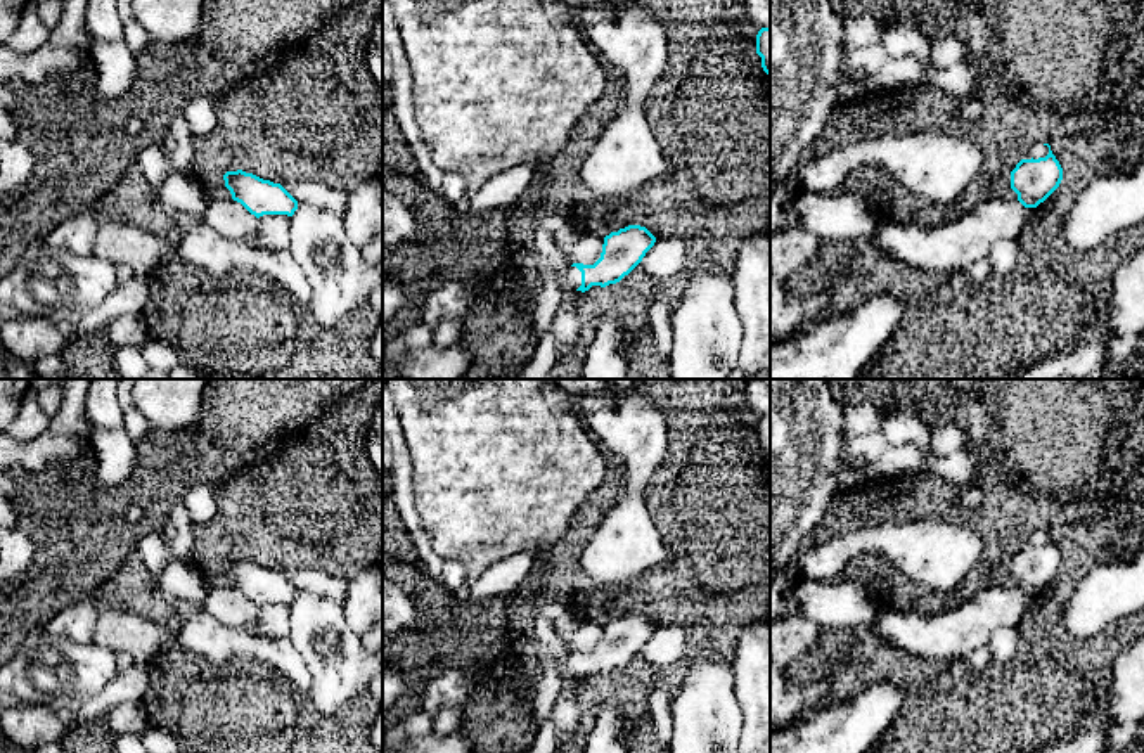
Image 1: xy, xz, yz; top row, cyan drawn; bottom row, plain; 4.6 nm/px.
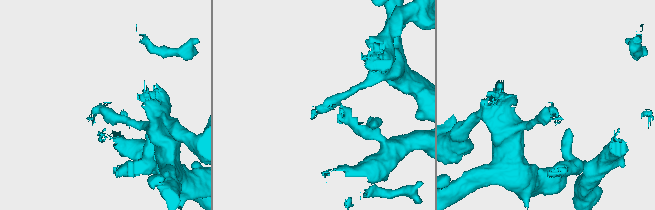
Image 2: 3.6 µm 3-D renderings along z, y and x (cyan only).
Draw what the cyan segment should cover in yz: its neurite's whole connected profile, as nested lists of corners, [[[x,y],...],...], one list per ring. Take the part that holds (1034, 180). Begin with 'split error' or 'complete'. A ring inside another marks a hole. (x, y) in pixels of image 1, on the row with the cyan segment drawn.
complete; [[[1044,144],[1049,147],[1049,154],[1045,158],[1038,159],[1021,159],[1016,168],[1011,171],[1011,189],[1018,194],[1018,201],[1025,208],[1037,208],[1040,203],[1044,203],[1061,183],[1063,180],[1063,168],[1056,156],[1051,151],[1049,144]]]

